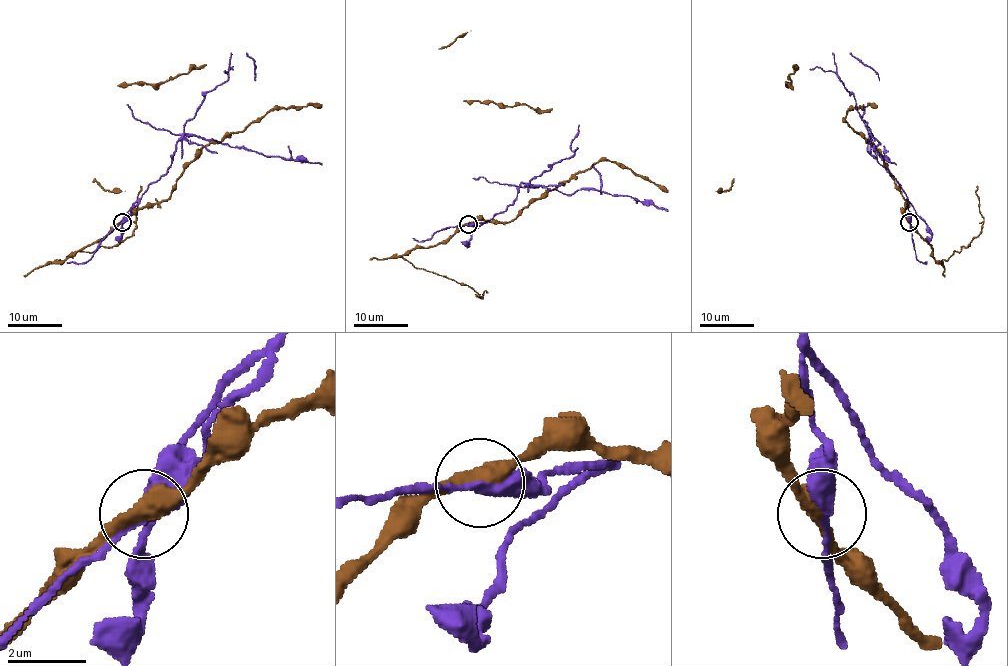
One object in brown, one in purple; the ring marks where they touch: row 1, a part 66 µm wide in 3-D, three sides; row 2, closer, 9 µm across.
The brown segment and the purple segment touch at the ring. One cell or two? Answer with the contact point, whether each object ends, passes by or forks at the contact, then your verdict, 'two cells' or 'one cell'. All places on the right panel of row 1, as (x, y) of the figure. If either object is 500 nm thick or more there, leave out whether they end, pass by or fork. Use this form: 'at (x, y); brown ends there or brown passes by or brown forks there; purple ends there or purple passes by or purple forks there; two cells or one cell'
at (909, 222); brown passes by; purple passes by; two cells

